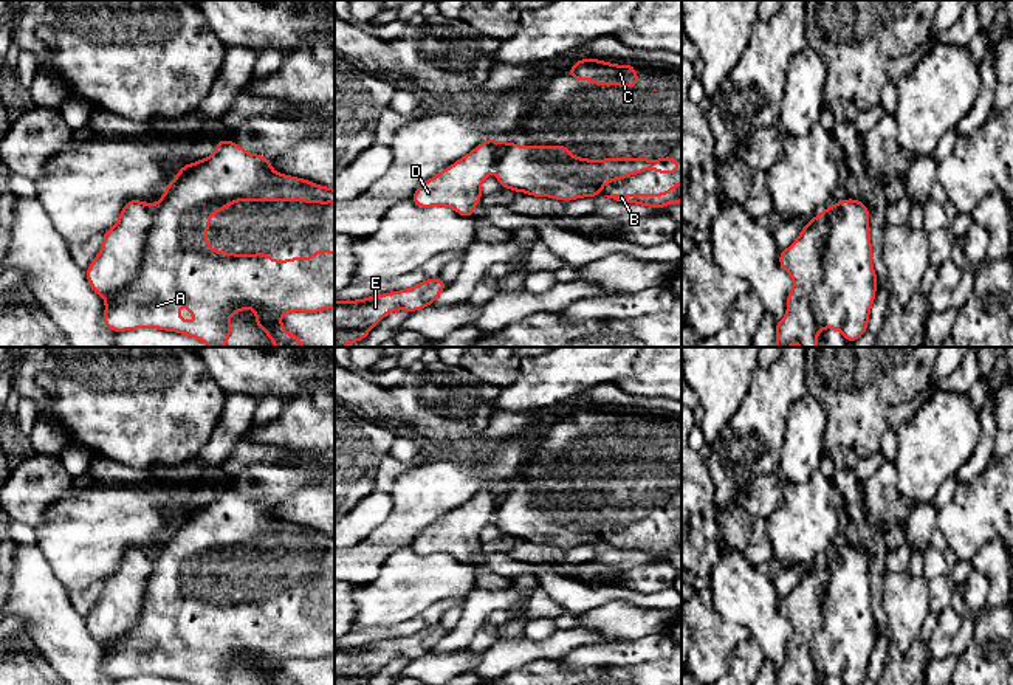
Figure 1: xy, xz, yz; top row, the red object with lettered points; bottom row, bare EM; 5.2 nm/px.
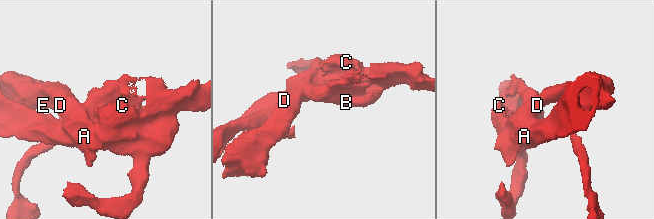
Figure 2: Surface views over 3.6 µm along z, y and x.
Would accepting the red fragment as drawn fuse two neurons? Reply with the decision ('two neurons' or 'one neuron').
two neurons

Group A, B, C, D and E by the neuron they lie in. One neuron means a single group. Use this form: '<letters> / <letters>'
A B C / D E

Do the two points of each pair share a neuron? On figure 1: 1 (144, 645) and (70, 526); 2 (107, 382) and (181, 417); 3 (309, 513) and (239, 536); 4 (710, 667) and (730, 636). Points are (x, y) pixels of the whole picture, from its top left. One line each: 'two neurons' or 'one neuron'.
1: two neurons
2: one neuron
3: two neurons
4: one neuron

